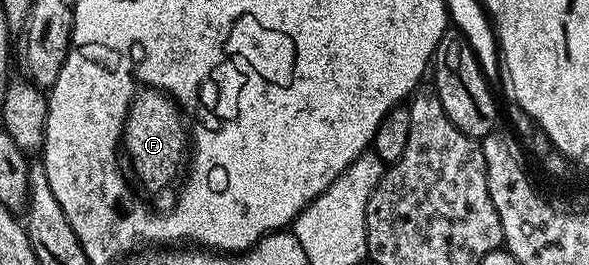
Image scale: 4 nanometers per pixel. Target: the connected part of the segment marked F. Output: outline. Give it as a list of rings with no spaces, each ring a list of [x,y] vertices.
[[[152,89],[138,90],[133,97],[133,103],[125,114],[125,129],[123,132],[123,151],[129,154],[129,163],[137,174],[137,179],[149,191],[161,191],[173,178],[183,171],[183,160],[187,155],[187,123],[183,112],[164,91]]]

